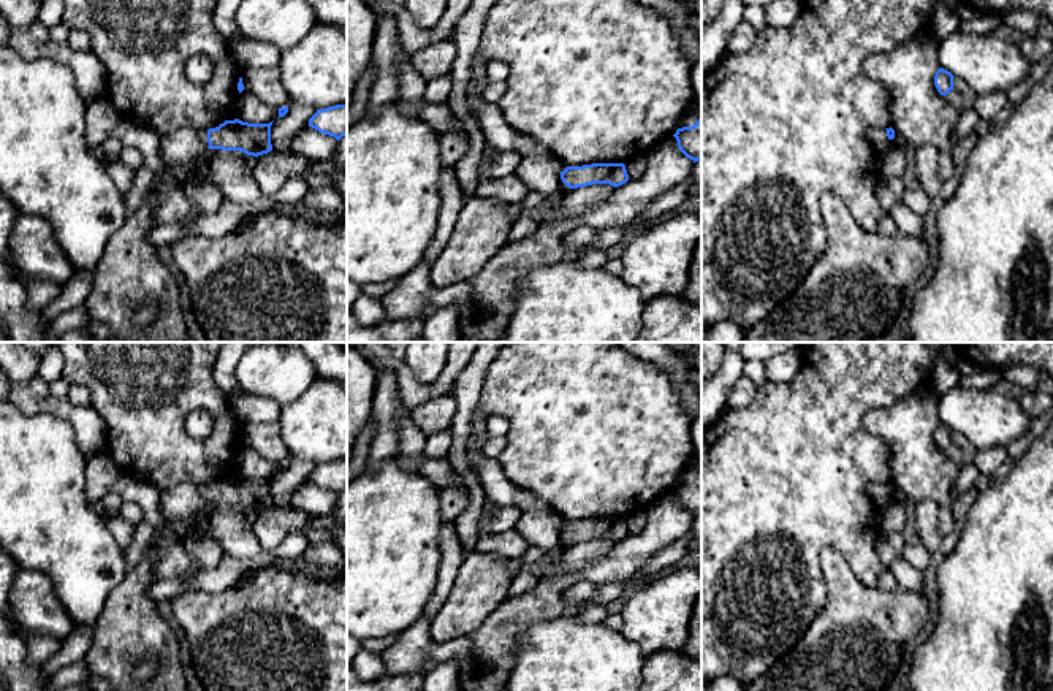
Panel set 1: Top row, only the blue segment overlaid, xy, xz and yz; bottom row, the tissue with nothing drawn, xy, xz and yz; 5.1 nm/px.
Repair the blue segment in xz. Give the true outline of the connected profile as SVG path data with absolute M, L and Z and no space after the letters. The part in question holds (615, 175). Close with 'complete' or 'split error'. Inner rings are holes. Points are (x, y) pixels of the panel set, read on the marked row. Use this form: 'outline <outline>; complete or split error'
outline M481 101L475 108L478 128L485 136L485 143L499 152L518 152L519 155L530 152L545 152L551 155L559 166L562 182L570 189L586 187L592 184L610 184L619 187L629 181L624 163L592 163L583 166L567 166L559 162L553 151L535 139L515 132L504 119L497 103Z; split error

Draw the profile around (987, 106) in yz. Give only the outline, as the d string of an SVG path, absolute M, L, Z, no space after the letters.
M993 92L986 95L977 95L974 98L974 109L983 120L991 120L1004 106L1009 105L1007 92Z

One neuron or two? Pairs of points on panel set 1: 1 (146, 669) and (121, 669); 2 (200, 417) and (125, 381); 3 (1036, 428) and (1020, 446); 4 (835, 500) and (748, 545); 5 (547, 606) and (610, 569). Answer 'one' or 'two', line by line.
1: two
2: two
3: one
4: one
5: one

